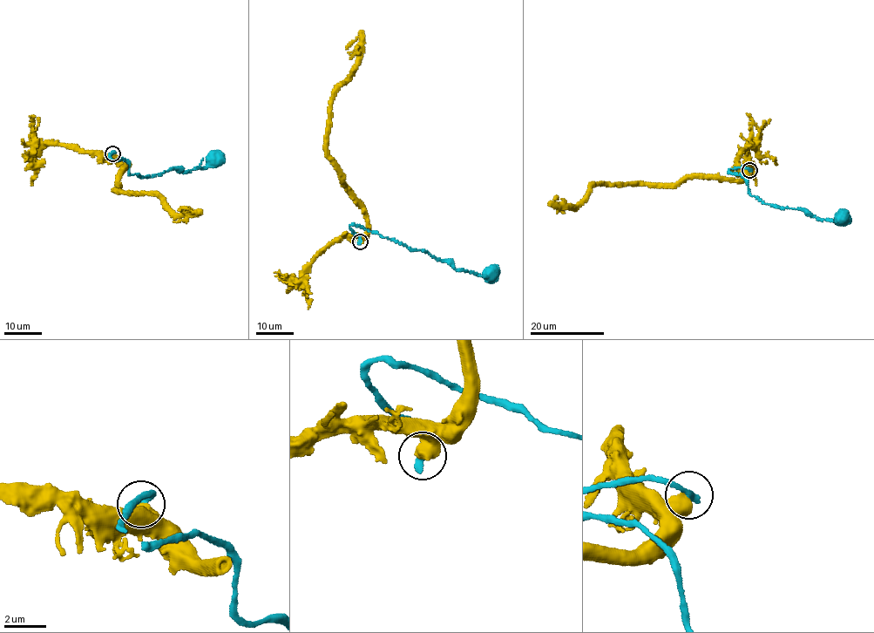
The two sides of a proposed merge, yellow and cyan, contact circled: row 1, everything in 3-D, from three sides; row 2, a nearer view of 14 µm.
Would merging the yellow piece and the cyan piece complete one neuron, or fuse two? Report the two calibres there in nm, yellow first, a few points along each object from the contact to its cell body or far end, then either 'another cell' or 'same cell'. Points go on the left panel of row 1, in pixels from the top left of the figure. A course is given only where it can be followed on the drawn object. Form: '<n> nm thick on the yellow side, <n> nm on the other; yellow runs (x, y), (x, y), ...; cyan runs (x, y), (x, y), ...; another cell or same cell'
650 nm thick on the yellow side, 360 nm on the other; yellow runs (111, 153), (129, 166), (122, 172), (116, 189), (158, 196), (175, 214), (195, 212), (186, 208), (179, 210); cyan runs (112, 153), (111, 160), (125, 159), (129, 173), (142, 177), (177, 168), (181, 172), (207, 166), (215, 160); another cell

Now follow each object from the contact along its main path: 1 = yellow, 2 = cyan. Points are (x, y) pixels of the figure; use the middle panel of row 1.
1: (359, 241), (368, 231), (365, 210), (326, 148), (328, 104), (355, 68), (359, 38), (346, 48)
2: (360, 241), (351, 229), (353, 225), (392, 238), (412, 249), (424, 250), (457, 269), (487, 276), (491, 273)

